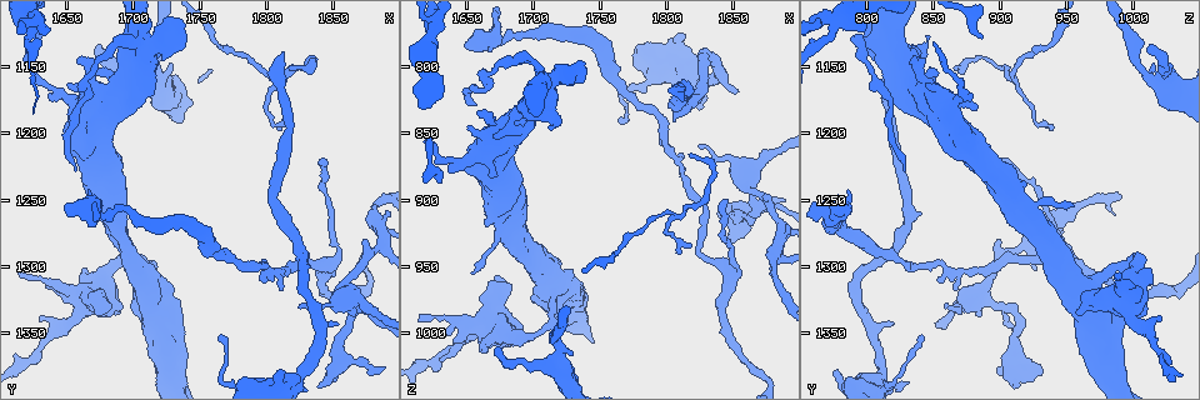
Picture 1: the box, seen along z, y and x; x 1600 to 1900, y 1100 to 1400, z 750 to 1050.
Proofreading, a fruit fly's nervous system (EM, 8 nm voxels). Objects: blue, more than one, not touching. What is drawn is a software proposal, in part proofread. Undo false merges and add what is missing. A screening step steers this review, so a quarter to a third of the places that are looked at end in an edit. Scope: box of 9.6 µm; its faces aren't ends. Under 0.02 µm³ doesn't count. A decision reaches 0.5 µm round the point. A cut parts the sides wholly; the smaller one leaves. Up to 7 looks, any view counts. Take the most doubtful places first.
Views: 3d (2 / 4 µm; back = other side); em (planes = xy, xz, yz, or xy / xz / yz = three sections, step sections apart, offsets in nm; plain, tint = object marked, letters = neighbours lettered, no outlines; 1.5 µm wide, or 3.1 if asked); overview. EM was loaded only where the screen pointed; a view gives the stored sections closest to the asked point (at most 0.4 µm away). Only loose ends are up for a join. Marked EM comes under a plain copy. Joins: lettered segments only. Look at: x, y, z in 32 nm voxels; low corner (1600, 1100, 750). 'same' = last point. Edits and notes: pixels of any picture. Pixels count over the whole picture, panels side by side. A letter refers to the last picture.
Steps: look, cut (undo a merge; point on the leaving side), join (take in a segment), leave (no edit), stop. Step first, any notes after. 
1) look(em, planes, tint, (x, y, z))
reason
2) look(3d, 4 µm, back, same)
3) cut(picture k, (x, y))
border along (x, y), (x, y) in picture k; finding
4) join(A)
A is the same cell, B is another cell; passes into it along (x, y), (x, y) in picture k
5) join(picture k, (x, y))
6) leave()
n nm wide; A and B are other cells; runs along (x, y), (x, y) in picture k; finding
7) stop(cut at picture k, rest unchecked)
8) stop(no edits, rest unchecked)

look(em, planes, letters, (1814, 1140, 822))
branch stops here

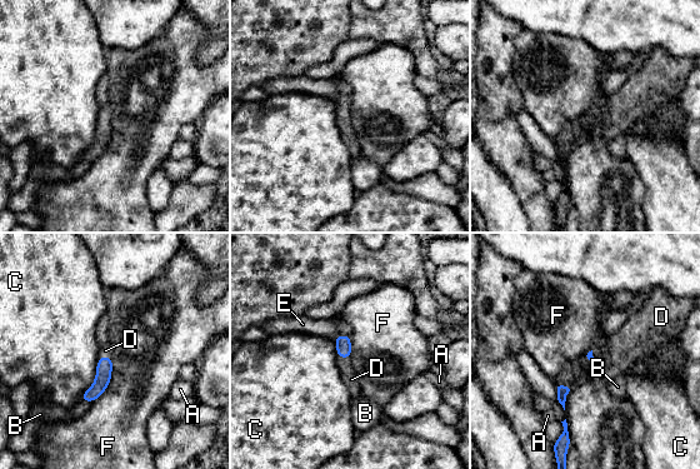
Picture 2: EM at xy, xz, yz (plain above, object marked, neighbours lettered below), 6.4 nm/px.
join(D)
D is the same cell, A, B, C, E and F are other cells; passes into it along (343, 343), (345, 358), (351, 379) in picture 2; the neuron continues

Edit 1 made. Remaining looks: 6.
look(3d, 2 µm, (1664, 1306, 1014))
free end

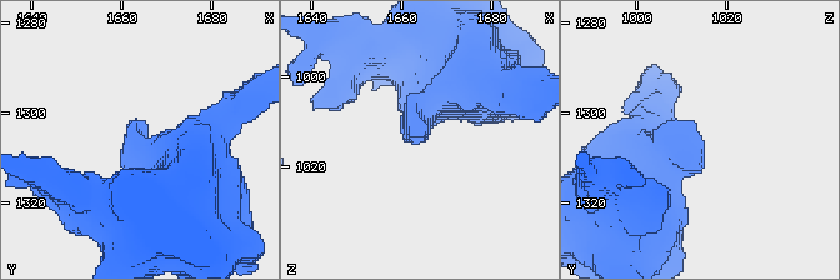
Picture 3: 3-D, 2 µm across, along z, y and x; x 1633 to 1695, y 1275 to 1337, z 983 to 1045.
look(em, planes, letters, (1664, 1307, 1014))
need the tissue

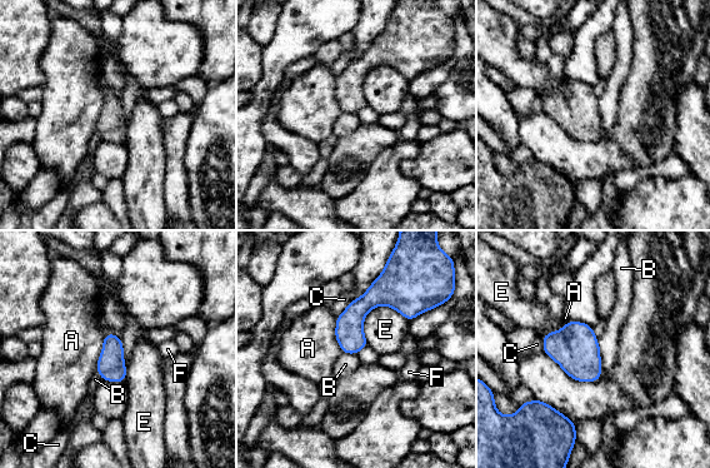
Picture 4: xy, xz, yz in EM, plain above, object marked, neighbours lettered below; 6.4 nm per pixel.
leave()
A, B, C, E and F are other cells; border along (596, 339), (601, 368) in picture 4; no lettered segment goes on from it

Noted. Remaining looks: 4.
look(em, planes, letters, (1714, 1310, 972))
three-way junction

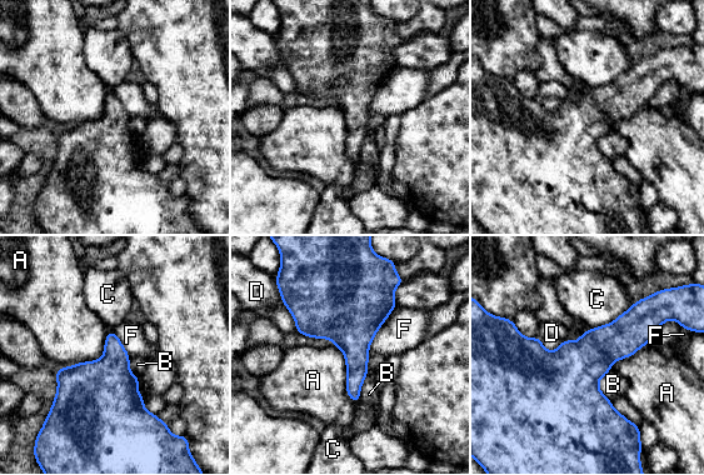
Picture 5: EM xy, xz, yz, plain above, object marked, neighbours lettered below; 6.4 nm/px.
leave()
A, B, C, D and F are other cells; border along (110, 329), (100, 358), (58, 368) in picture 5; continuous, no second neuron

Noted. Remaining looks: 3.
stop(join at picture 2, rest unchecked)

